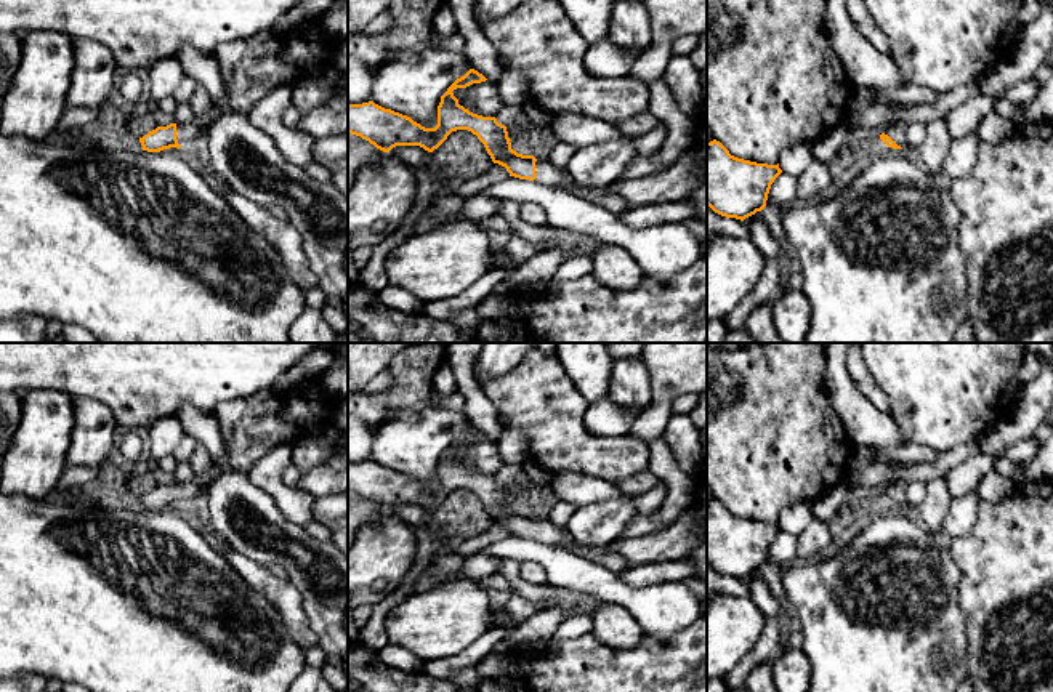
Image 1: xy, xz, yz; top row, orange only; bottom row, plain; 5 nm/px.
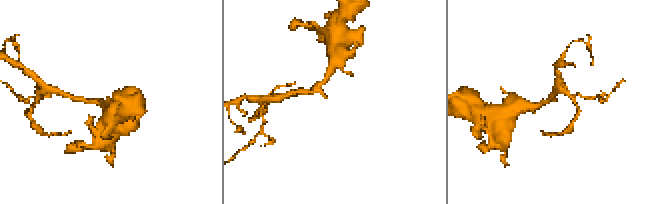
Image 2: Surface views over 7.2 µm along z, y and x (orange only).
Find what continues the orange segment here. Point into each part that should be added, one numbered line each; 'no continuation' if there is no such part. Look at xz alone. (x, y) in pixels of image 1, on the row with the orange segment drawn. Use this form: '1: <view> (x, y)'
1: xz (545, 173)

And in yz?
1: yz (896, 132)

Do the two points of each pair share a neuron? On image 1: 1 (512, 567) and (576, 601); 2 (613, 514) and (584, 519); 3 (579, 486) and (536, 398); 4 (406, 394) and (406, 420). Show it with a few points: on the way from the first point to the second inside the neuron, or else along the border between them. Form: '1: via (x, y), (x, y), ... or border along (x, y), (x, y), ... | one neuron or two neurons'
1: via (521, 585), (534, 593), (558, 596) | one neuron
2: via (606, 519), (590, 519) | one neuron
3: border along (553, 474), (577, 473), (609, 482) | two neurons
4: border along (433, 406), (423, 410), (395, 410), (374, 431) | two neurons

